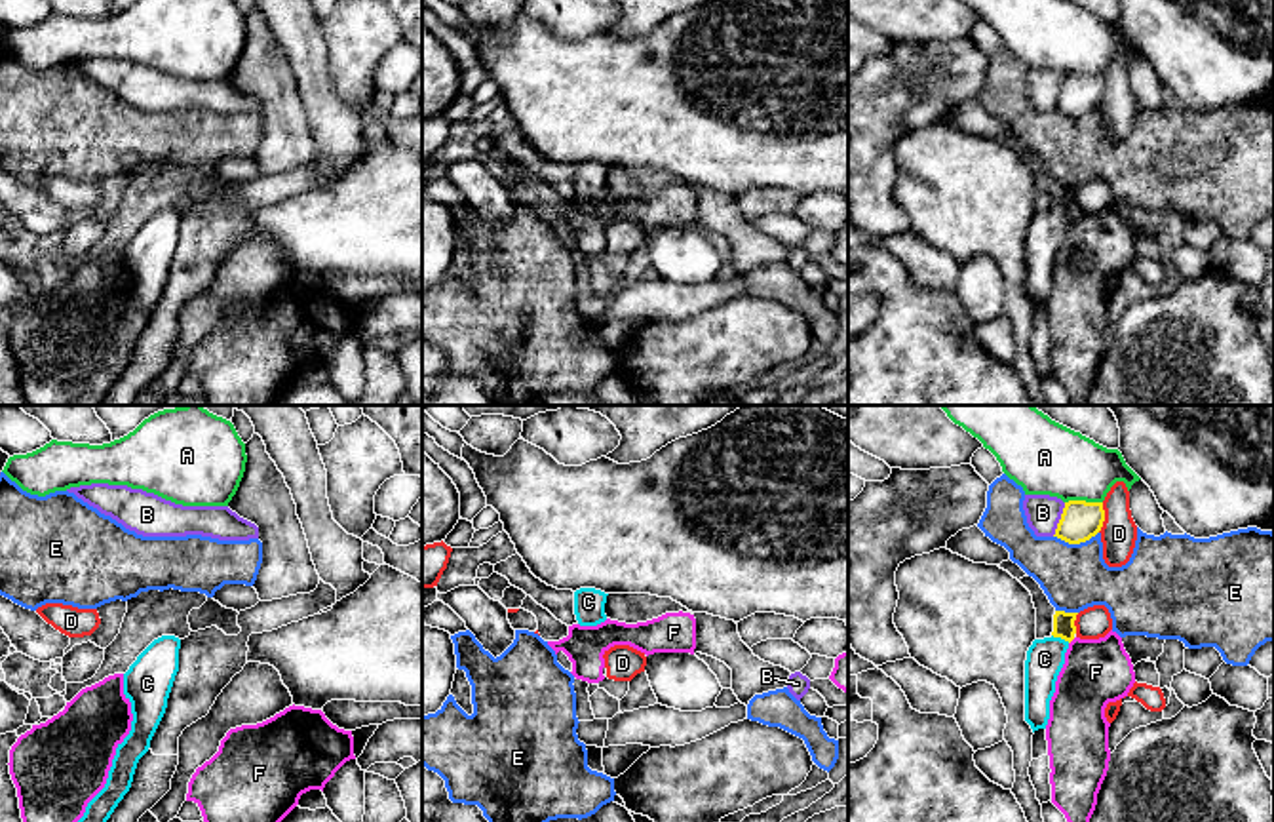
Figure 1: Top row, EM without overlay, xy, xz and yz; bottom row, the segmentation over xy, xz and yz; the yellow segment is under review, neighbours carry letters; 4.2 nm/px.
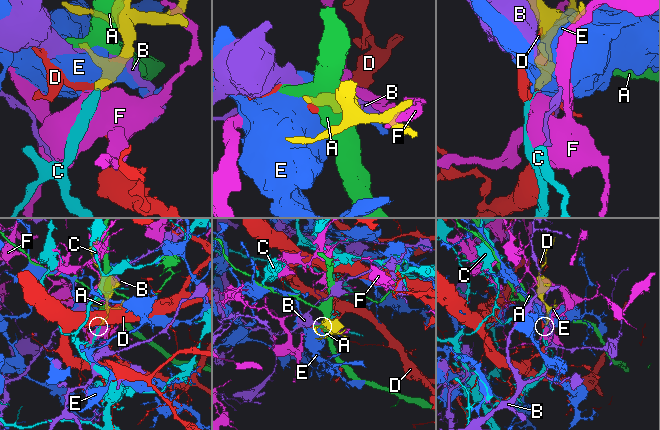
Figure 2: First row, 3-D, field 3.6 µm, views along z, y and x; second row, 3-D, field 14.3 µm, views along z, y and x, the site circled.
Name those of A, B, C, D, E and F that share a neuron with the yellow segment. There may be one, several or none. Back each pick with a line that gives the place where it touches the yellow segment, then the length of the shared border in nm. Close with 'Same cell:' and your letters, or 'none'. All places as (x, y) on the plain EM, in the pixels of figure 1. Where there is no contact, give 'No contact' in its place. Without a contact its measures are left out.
C: Touches yellow at yz (1061, 212). Shared border 90 nm
Same cell: C

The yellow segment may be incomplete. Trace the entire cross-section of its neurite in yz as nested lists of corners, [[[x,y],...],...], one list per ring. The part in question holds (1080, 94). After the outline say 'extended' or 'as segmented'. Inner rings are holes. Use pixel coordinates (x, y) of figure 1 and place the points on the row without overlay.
[[[1069,74],[1057,97],[1057,112],[1080,118],[1095,110],[1105,95],[1103,76]]] | as segmented

